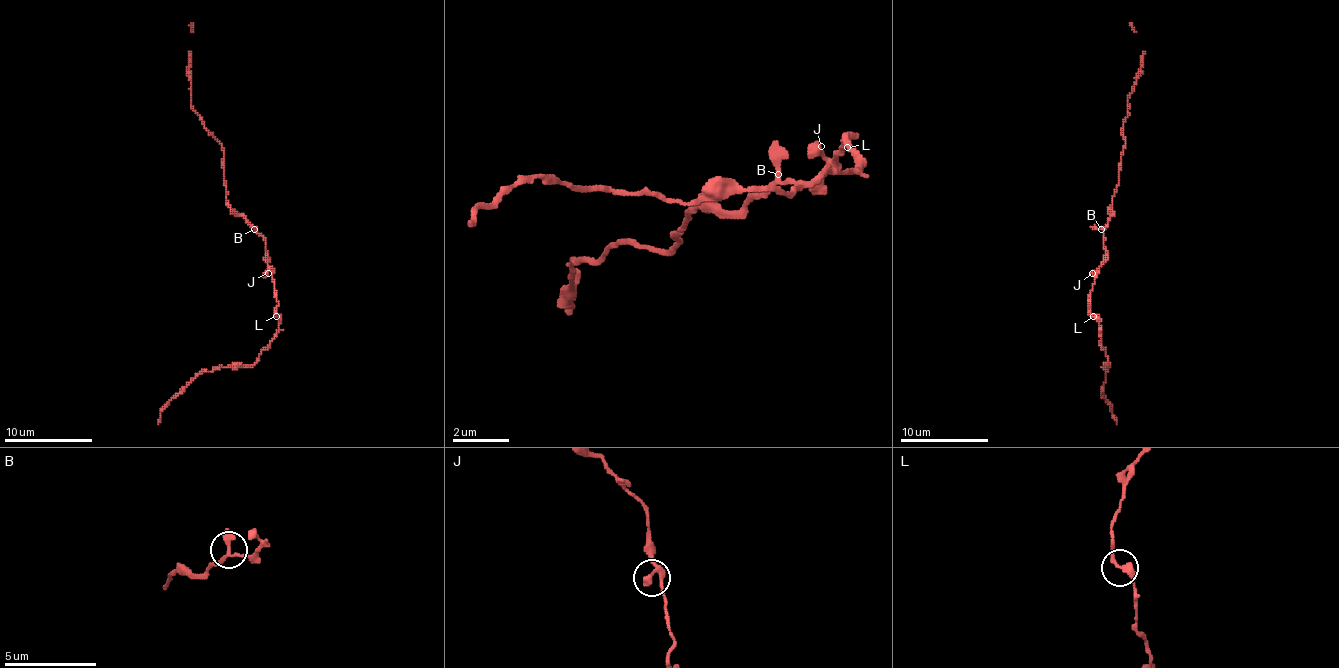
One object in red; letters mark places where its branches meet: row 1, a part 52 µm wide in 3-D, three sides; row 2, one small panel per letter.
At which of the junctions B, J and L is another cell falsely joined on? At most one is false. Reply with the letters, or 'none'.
none

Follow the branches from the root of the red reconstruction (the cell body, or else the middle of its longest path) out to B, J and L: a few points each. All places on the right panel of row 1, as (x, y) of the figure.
B: (1106, 249), (1101, 229)
J: (1106, 249), (1106, 260), (1092, 273)
L: (1106, 249), (1106, 262), (1099, 268), (1090, 293), (1092, 317)

